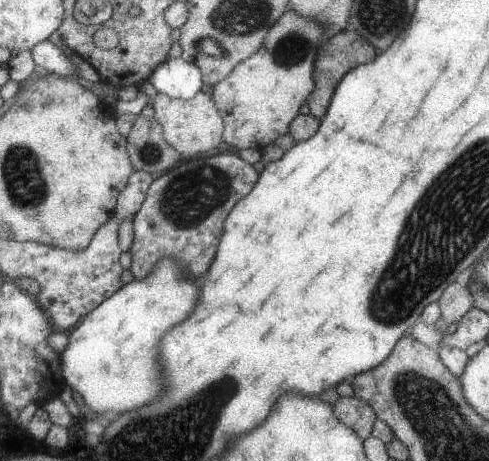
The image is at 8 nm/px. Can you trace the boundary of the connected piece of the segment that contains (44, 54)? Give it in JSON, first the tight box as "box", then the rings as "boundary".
{"box":[31,39,79,78],"boundary":[[[50,39],[37,44],[31,53],[36,66],[51,70],[54,75],[74,78],[79,76],[72,56],[66,56]]]}

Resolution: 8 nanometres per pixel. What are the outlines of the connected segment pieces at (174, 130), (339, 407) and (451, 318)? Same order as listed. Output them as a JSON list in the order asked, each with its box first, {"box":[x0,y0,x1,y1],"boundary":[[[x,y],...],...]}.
[{"box":[150,91,224,159],"boundary":[[[199,91],[193,98],[183,100],[157,93],[153,98],[151,97],[150,105],[153,110],[153,119],[163,130],[161,132],[163,140],[175,148],[181,157],[191,159],[191,156],[199,152],[213,150],[221,142],[221,128],[223,128],[224,120],[221,114],[217,114],[212,96]]]},{"box":[332,396,375,440],"boundary":[[[355,396],[337,399],[332,405],[333,414],[341,424],[351,428],[357,438],[365,440],[370,437],[371,426],[375,422],[371,406]]]},{"box":[436,282,473,325],"boundary":[[[456,282],[449,285],[436,302],[439,306],[440,318],[445,325],[458,322],[461,316],[473,307],[473,300],[468,288],[461,287]]]}]

